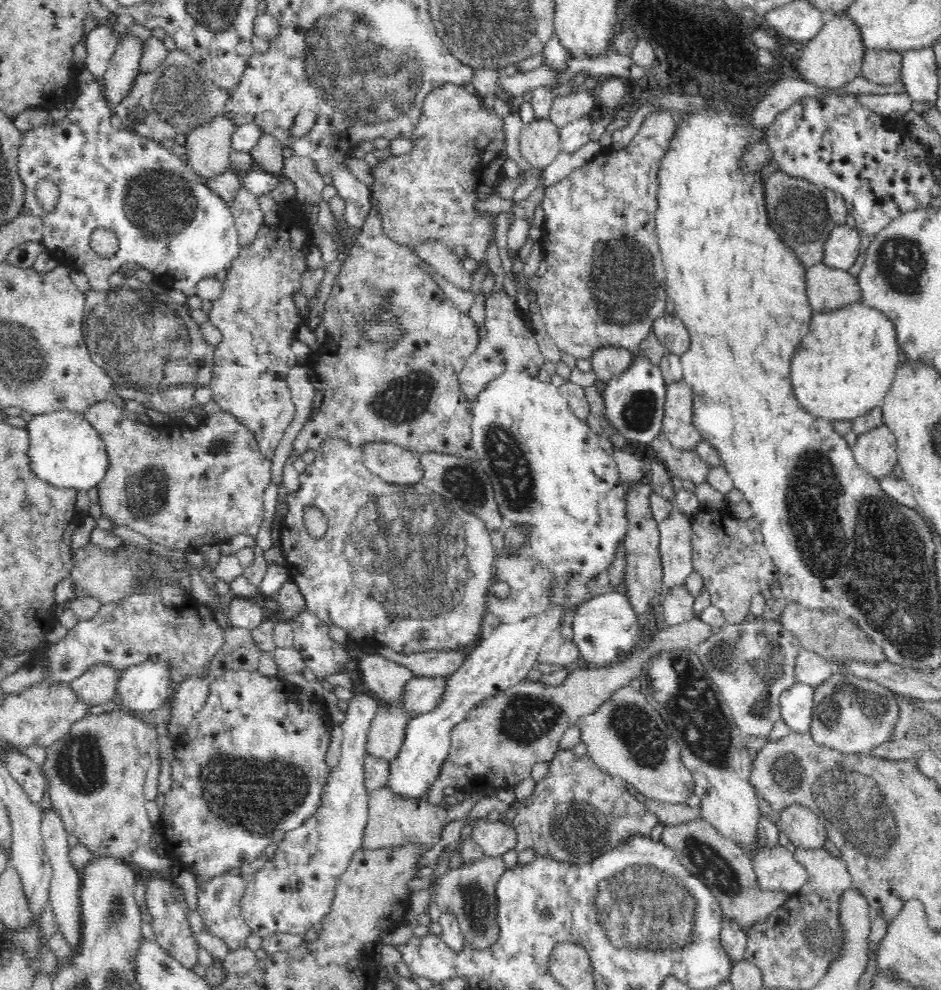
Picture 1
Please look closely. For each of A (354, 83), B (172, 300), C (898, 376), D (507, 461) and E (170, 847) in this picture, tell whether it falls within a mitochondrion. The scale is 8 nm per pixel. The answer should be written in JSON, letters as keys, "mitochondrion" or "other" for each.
{"A":"mitochondrion","B":"mitochondrion","C":"other","D":"mitochondrion","E":"other"}

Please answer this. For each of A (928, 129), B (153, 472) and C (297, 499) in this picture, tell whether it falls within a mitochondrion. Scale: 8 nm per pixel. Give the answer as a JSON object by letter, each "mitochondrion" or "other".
{"A":"other","B":"mitochondrion","C":"other"}

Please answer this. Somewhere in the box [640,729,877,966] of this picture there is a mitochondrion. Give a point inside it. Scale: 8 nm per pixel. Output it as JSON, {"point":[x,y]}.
{"point":[702,857]}

